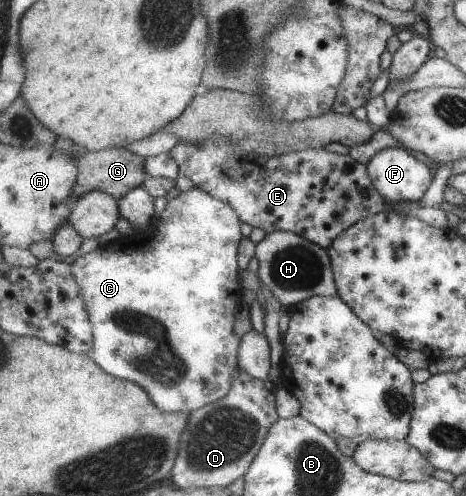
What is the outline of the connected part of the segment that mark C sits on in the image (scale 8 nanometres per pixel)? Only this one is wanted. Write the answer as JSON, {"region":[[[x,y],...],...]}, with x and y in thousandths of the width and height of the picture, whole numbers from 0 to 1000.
{"region":[[[414,377],[361,405],[341,440],[330,442],[315,464],[255,478],[242,490],[215,496],[202,506],[167,518],[152,532],[152,542],[157,542],[165,571],[174,575],[174,599],[182,599],[191,643],[200,647],[200,673],[204,675],[204,683],[200,683],[204,696],[195,710],[200,728],[227,752],[307,780],[345,829],[408,837],[423,825],[485,800],[504,768],[500,748],[513,742],[513,704],[519,688],[517,675],[504,667],[504,647],[517,627],[521,615],[517,603],[524,593],[521,567],[517,567],[519,544],[513,542],[513,530],[509,530],[509,502],[513,502],[517,478],[526,476],[517,472],[517,442],[513,442],[509,425],[491,409],[457,397],[453,389]]]}

